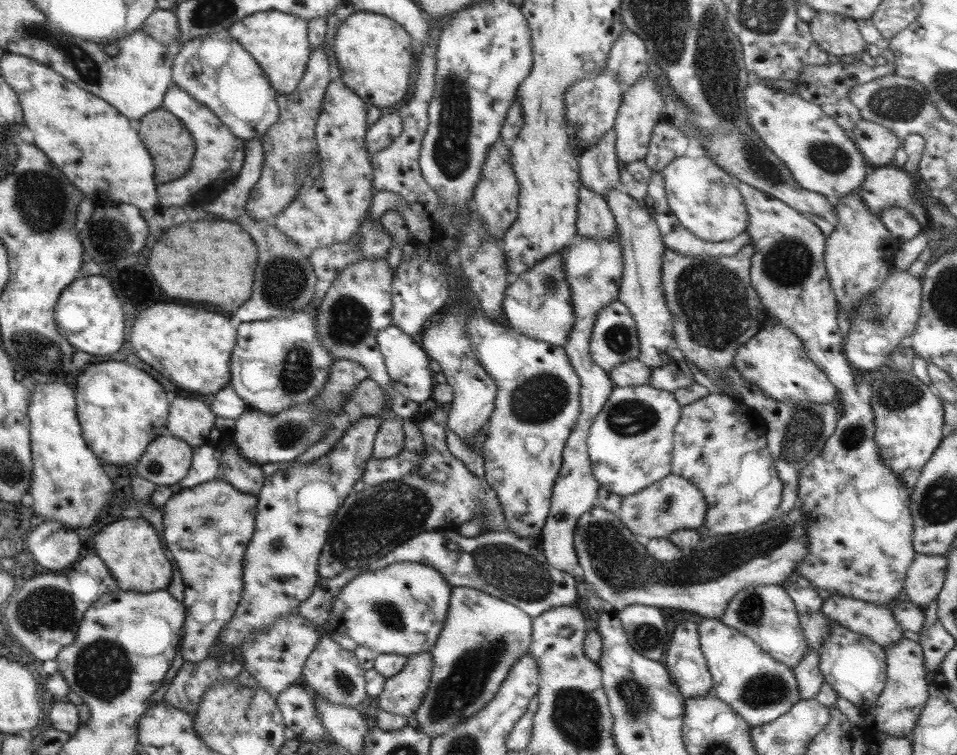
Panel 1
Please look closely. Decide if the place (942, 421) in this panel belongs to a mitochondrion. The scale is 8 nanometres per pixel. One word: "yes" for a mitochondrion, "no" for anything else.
no

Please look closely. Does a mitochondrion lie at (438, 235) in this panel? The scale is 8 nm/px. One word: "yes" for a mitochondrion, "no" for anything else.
no

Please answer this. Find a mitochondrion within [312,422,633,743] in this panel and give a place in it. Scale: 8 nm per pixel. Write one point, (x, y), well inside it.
(369, 525)

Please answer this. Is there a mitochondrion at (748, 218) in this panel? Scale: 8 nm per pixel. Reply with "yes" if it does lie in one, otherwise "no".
no

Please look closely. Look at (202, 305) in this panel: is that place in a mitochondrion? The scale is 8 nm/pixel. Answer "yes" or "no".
no

